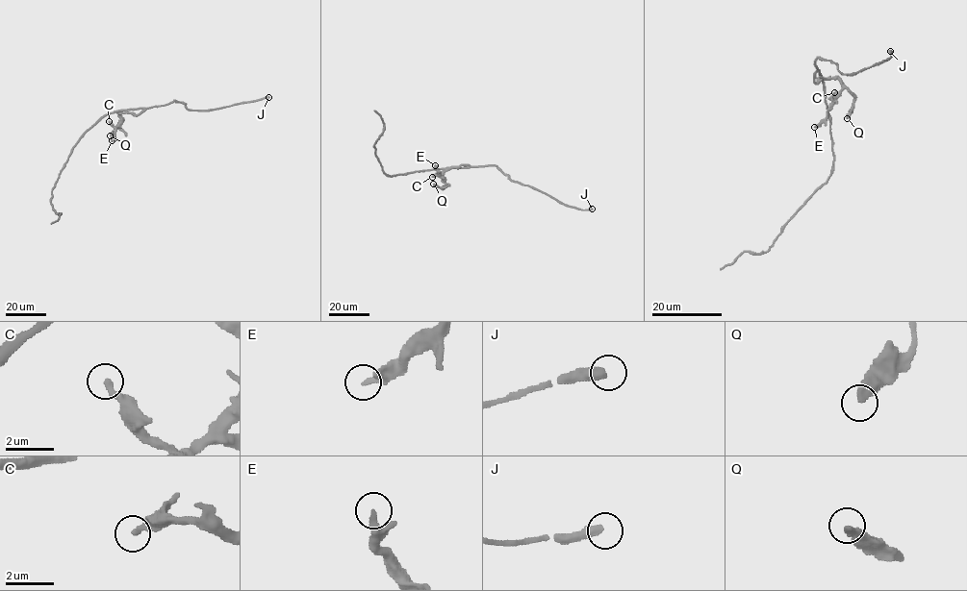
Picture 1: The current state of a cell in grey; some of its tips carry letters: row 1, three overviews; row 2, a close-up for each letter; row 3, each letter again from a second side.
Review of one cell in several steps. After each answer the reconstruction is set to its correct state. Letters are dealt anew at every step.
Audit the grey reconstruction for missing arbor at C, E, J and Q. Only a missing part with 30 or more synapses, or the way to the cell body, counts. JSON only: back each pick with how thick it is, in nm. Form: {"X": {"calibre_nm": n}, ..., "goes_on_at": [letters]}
{"J": {"calibre_nm": 380}, "goes_on_at": ["J"]}

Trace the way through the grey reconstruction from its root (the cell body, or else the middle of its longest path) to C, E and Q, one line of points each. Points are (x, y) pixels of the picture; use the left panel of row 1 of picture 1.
C: (114, 112), (146, 109), (137, 114), (119, 112), (121, 121), (115, 127), (109, 121)
E: (114, 112), (146, 109), (137, 114), (119, 112), (121, 122), (112, 140)
Q: (114, 112), (146, 109), (137, 114), (119, 112), (122, 121), (110, 135)

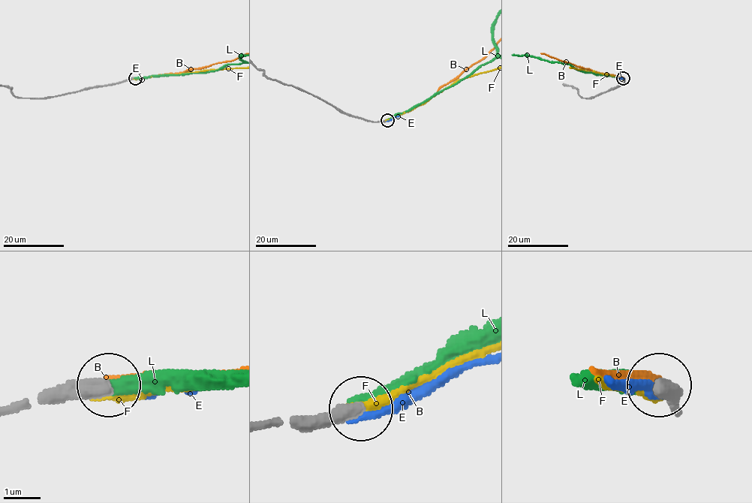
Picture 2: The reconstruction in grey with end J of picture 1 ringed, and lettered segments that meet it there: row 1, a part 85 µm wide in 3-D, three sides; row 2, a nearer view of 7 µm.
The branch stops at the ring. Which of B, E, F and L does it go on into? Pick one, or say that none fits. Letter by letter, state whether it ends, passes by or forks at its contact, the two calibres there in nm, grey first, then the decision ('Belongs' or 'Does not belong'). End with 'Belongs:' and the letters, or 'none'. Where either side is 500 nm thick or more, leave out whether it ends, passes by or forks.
B: It ends there. Thickness 440 nm (grey) against 320 nm. Belongs
E: It ends there. Thickness 480 nm (grey) against 240 nm. Does not belong
F: It ends there. Thickness 480 nm (grey) against 240 nm. Does not belong
L: It ends there. Thickness 460 nm (grey) against 280 nm. Does not belong
Belongs: B

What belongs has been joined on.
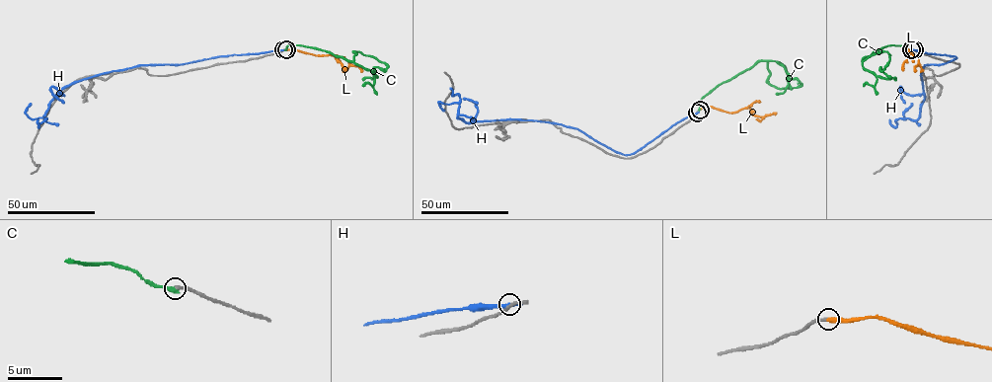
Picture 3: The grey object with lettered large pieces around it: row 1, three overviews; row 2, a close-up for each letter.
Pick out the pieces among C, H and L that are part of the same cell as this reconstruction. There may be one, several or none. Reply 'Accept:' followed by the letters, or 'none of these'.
Accept: L

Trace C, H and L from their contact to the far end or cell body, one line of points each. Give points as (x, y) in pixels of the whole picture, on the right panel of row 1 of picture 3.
C: (911, 49), (888, 45), (862, 60), (886, 51), (890, 55), (888, 63), (879, 69), (880, 67), (890, 77)
H: (914, 49), (956, 57), (942, 64), (925, 65), (922, 69), (924, 99), (916, 119), (904, 118), (912, 103)
L: (911, 49), (907, 49), (914, 55), (909, 55), (918, 58), (915, 72)

